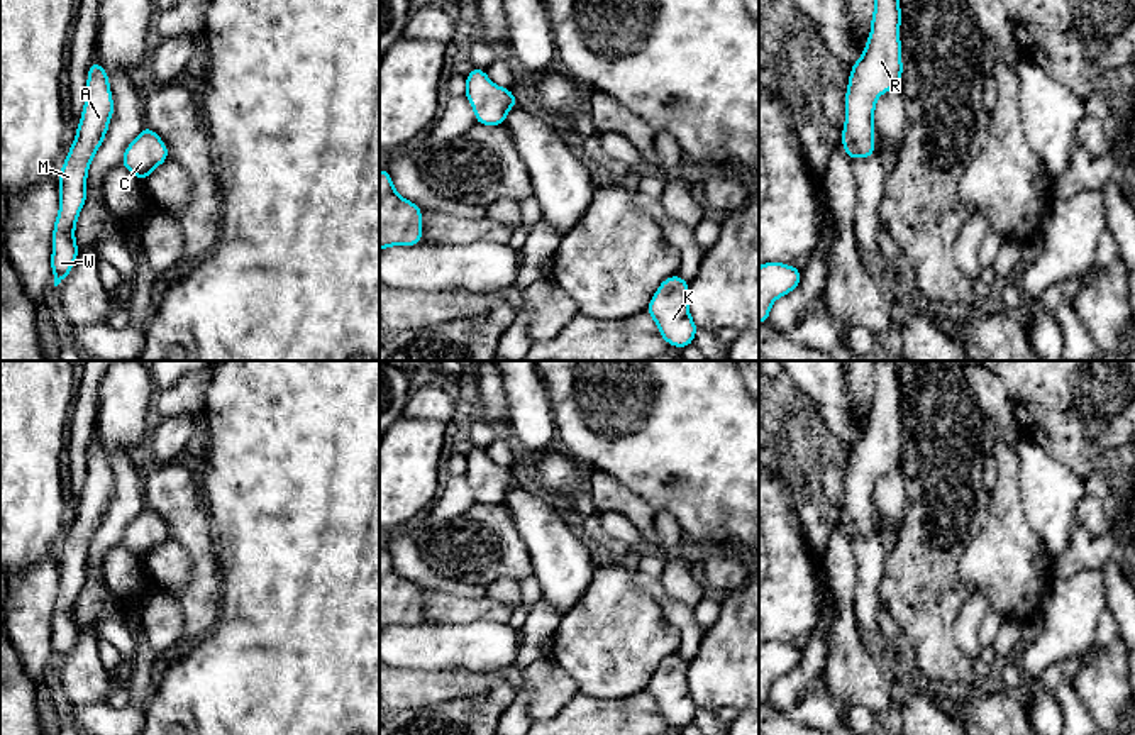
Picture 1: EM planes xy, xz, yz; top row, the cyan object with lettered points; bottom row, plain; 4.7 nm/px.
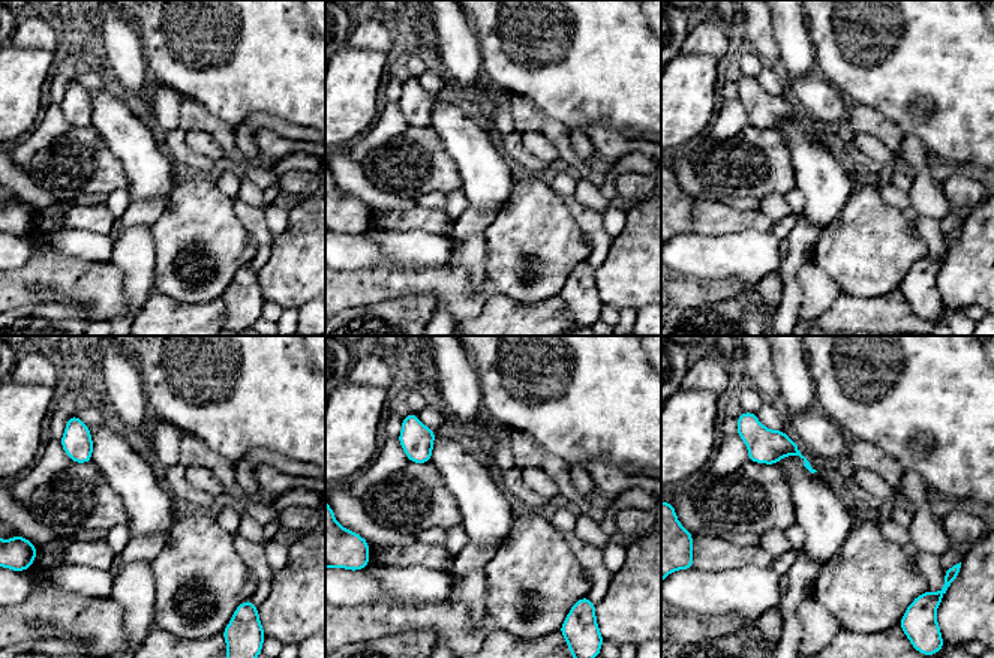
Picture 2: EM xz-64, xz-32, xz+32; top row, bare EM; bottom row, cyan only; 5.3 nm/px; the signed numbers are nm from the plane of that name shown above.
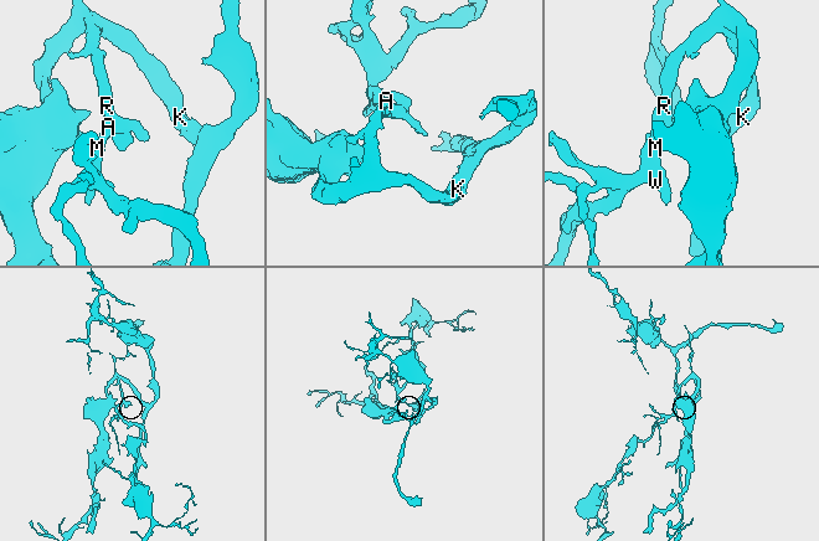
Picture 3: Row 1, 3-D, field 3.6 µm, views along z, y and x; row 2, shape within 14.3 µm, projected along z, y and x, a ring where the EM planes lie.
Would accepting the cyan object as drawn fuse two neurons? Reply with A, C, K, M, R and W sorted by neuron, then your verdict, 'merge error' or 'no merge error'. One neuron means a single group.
A C K M R W; no merge error

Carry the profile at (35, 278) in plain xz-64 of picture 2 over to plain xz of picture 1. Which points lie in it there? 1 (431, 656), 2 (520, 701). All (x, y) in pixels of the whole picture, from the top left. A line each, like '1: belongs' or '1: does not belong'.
1: does not belong
2: does not belong

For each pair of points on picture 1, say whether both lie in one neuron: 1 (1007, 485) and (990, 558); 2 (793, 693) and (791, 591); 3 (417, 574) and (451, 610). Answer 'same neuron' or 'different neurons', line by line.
1: same neuron
2: different neurons
3: different neurons

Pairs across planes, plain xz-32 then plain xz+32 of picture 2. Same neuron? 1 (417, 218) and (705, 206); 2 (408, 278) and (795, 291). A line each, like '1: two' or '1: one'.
1: one
2: two

